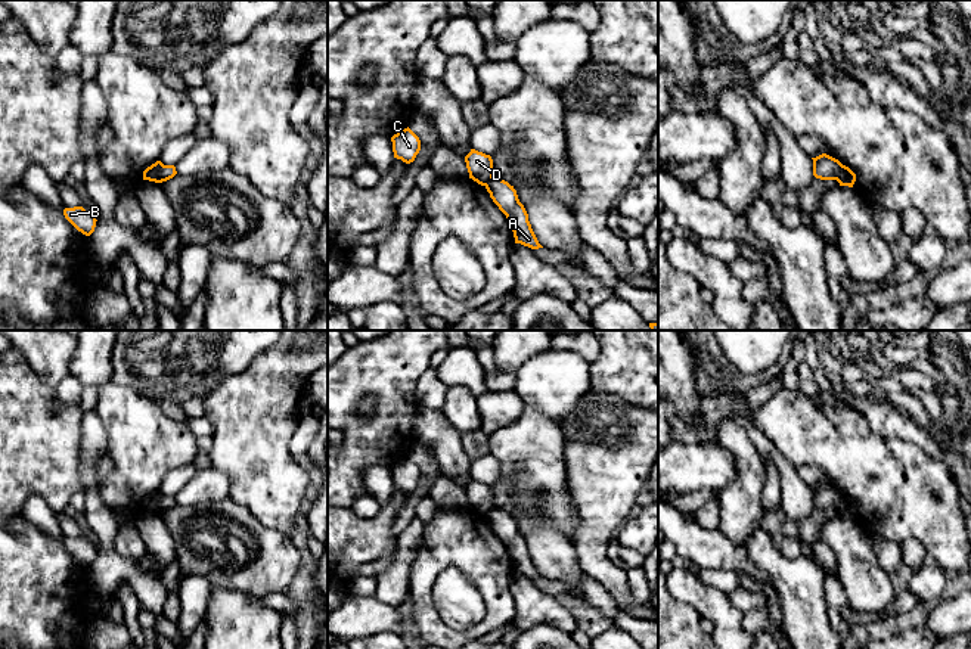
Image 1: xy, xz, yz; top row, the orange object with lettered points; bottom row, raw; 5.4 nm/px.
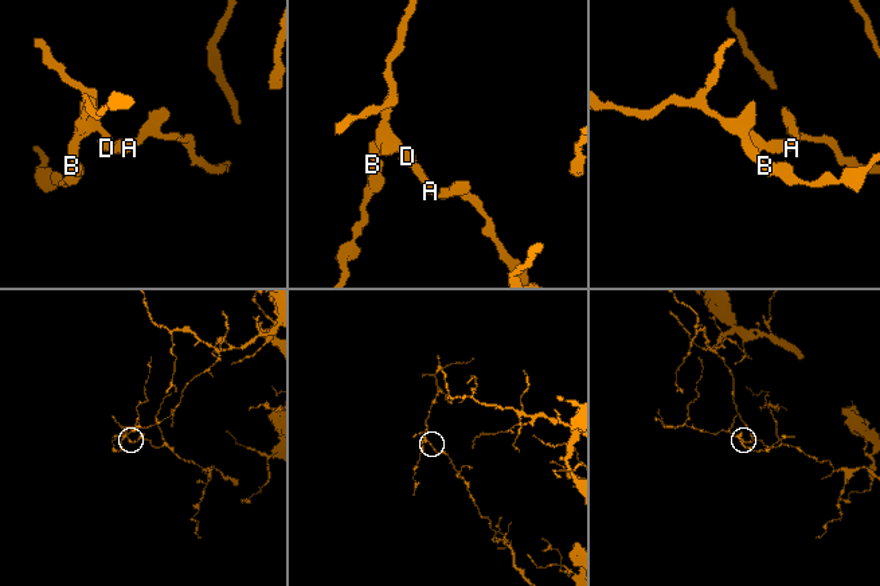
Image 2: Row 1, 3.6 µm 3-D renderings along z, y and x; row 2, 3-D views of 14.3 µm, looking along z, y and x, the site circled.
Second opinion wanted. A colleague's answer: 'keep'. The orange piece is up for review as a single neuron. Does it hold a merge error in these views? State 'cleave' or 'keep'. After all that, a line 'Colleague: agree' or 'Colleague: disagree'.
cleave
Colleague: disagree

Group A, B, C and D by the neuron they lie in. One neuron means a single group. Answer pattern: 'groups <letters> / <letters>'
groups A / B C D

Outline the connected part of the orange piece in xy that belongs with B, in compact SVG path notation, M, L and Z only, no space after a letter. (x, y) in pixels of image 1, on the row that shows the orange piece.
M83 206L65 208L63 215L83 235L90 236L94 232L97 220L93 212Z

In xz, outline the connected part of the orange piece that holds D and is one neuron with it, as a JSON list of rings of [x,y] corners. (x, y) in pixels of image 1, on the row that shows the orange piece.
[[[471,149],[465,156],[469,178],[486,186],[493,178],[493,159],[490,155]]]

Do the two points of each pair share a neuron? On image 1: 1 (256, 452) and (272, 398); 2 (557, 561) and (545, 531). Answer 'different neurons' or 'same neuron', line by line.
1: same neuron
2: same neuron

